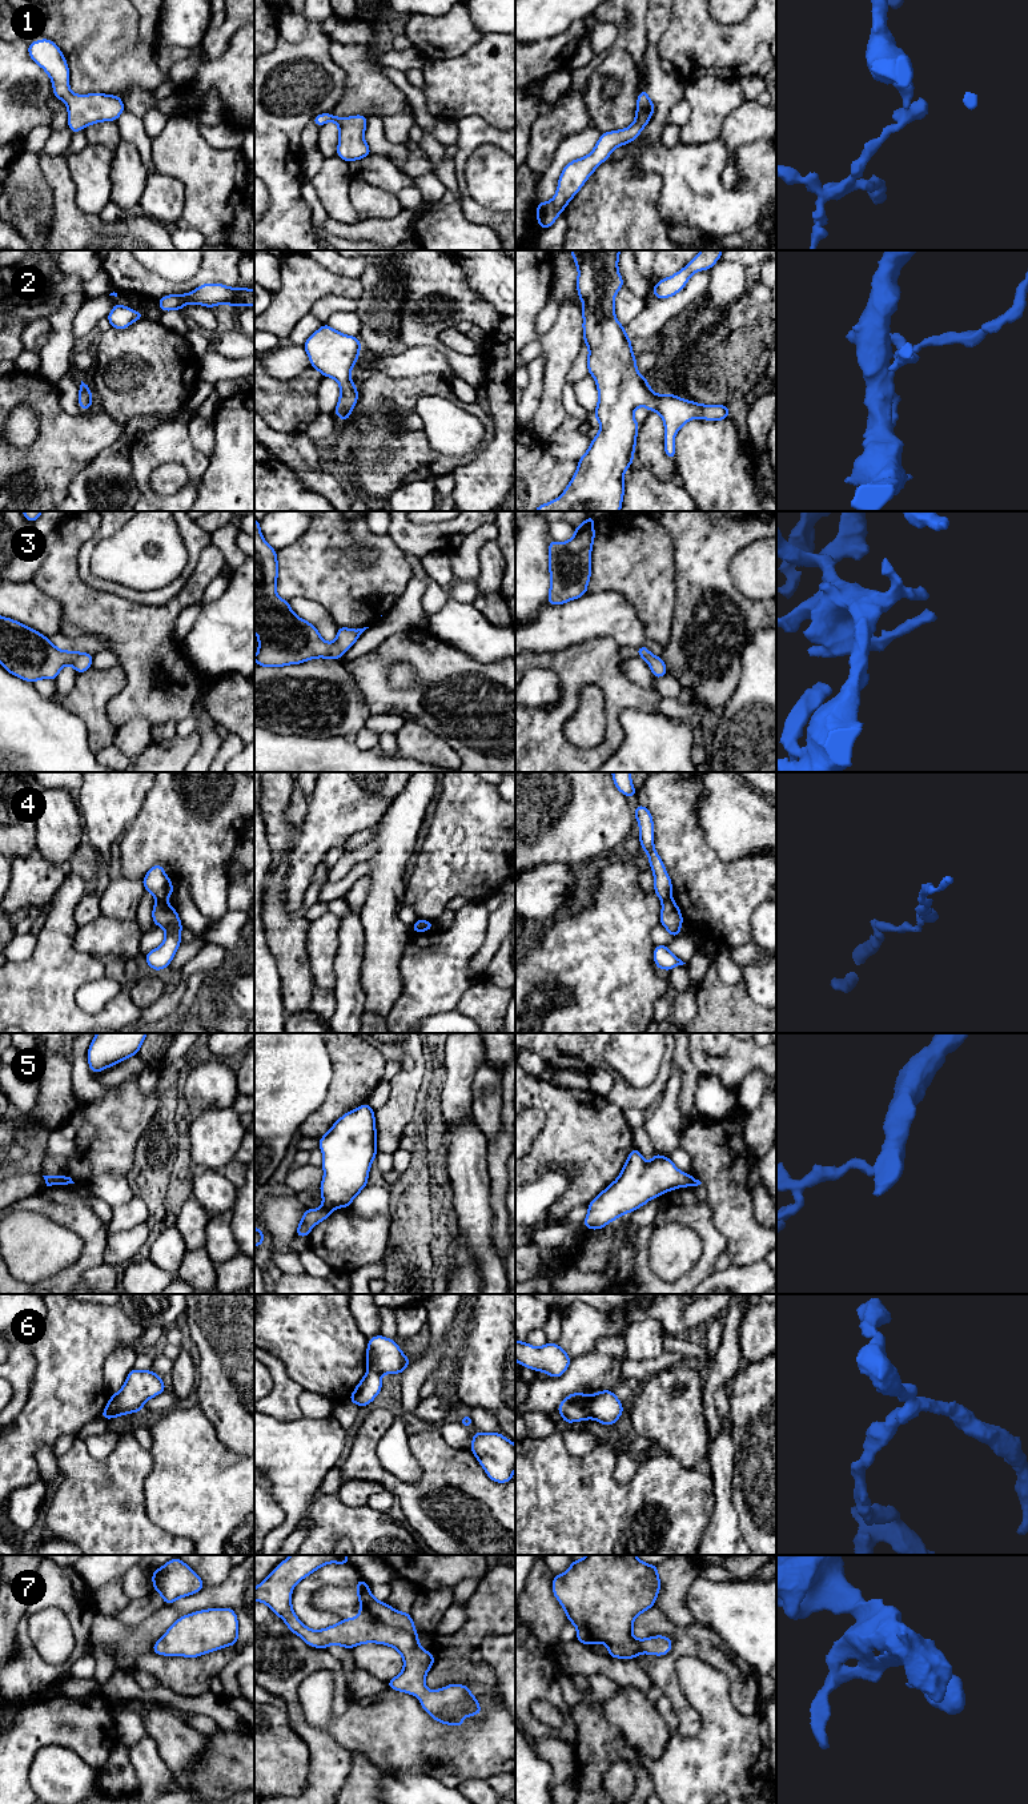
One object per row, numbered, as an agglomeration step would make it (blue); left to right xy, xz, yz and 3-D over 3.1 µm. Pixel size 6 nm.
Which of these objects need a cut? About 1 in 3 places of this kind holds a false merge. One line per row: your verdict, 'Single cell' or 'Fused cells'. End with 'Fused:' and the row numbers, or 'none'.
1: Single cell
2: Single cell
3: Single cell
4: Fused cells
5: Fused cells
6: Fused cells
7: Single cell
Fused: 4, 5, 6

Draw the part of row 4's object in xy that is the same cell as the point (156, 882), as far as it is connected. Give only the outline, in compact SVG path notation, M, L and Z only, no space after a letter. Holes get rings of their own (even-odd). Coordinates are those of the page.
M160 863L154 864L141 881L145 891L150 892L156 900L165 901L173 895L173 884Z

